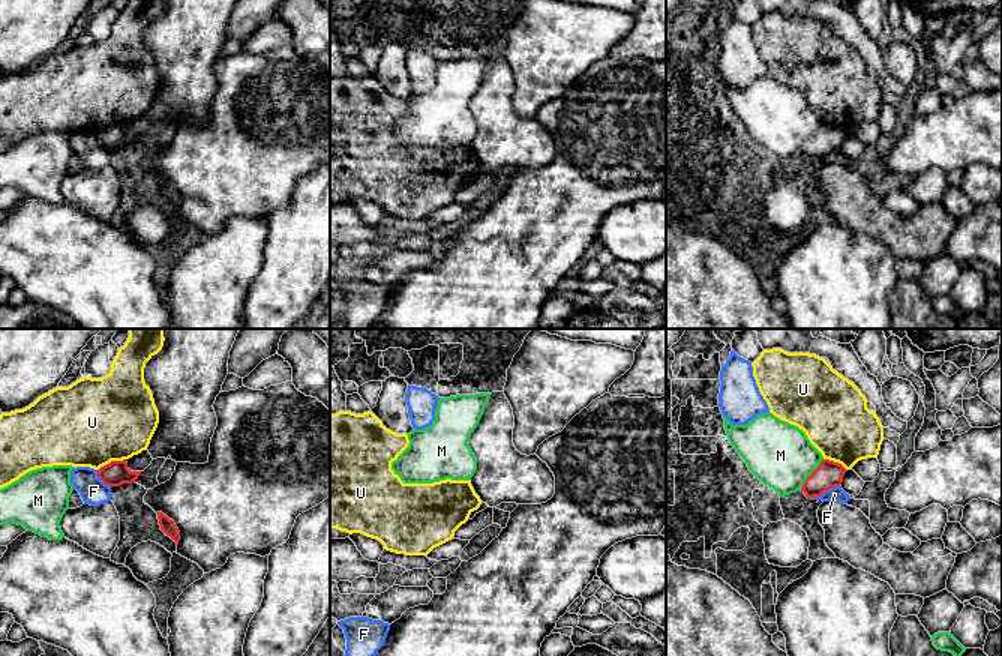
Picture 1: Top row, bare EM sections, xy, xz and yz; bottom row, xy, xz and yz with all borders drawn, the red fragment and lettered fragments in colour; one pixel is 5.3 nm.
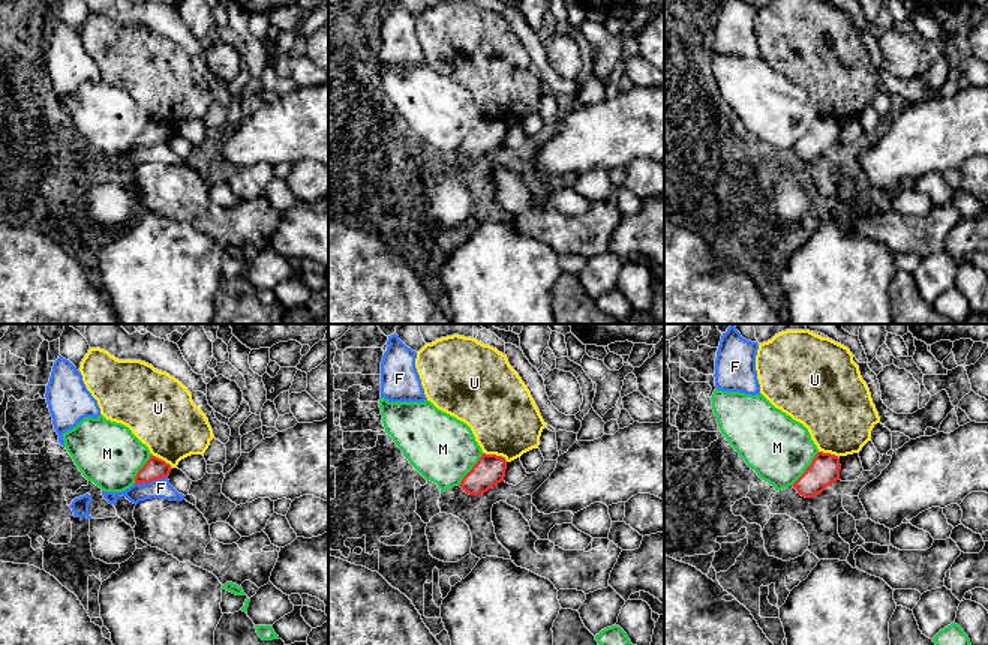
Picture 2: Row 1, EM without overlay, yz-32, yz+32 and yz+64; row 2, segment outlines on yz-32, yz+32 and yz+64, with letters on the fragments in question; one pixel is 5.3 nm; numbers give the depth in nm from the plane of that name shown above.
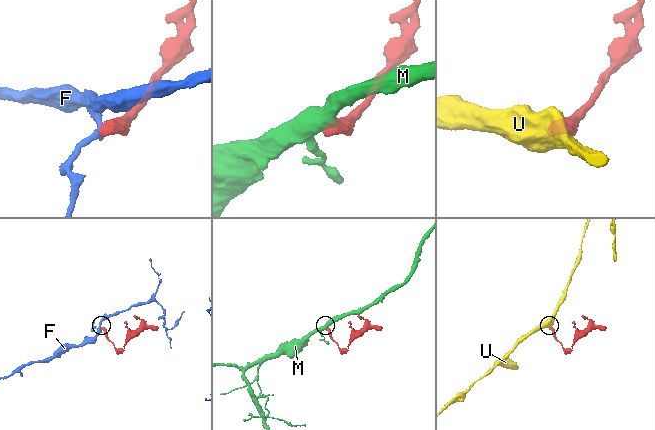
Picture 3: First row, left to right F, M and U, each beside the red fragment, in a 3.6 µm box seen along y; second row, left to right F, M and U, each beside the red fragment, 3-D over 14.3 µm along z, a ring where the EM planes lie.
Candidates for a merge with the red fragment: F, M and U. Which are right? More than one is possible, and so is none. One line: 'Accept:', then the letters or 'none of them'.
Accept: none of them

